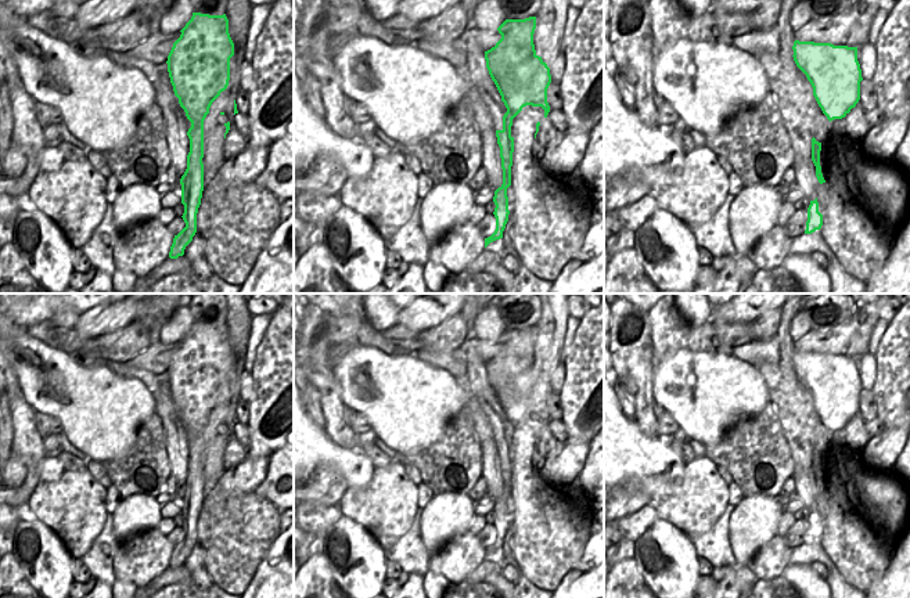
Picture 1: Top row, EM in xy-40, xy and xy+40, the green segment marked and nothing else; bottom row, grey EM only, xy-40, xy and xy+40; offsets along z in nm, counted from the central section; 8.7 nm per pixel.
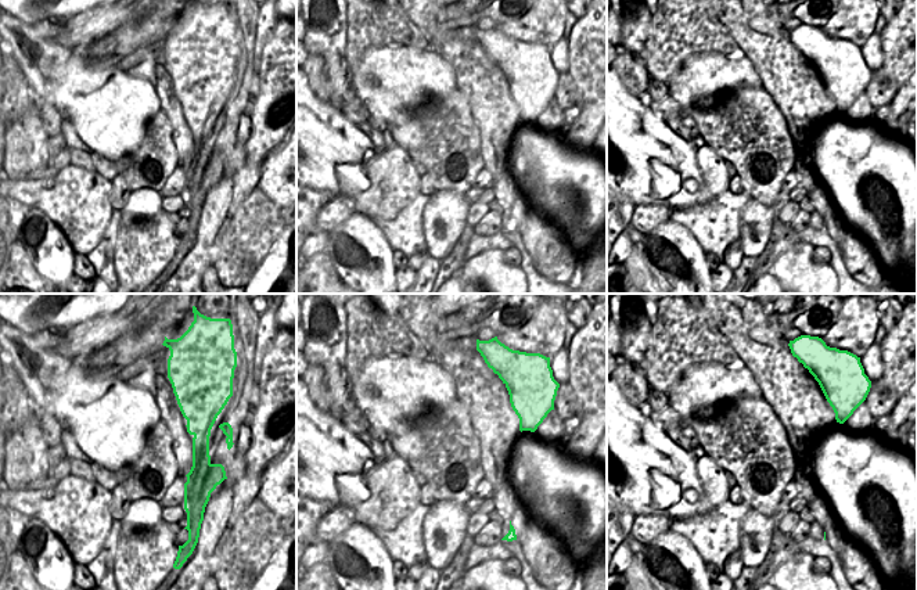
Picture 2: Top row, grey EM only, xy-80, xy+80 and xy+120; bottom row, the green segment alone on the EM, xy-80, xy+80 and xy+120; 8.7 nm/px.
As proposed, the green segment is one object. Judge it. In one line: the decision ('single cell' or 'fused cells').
fused cells

